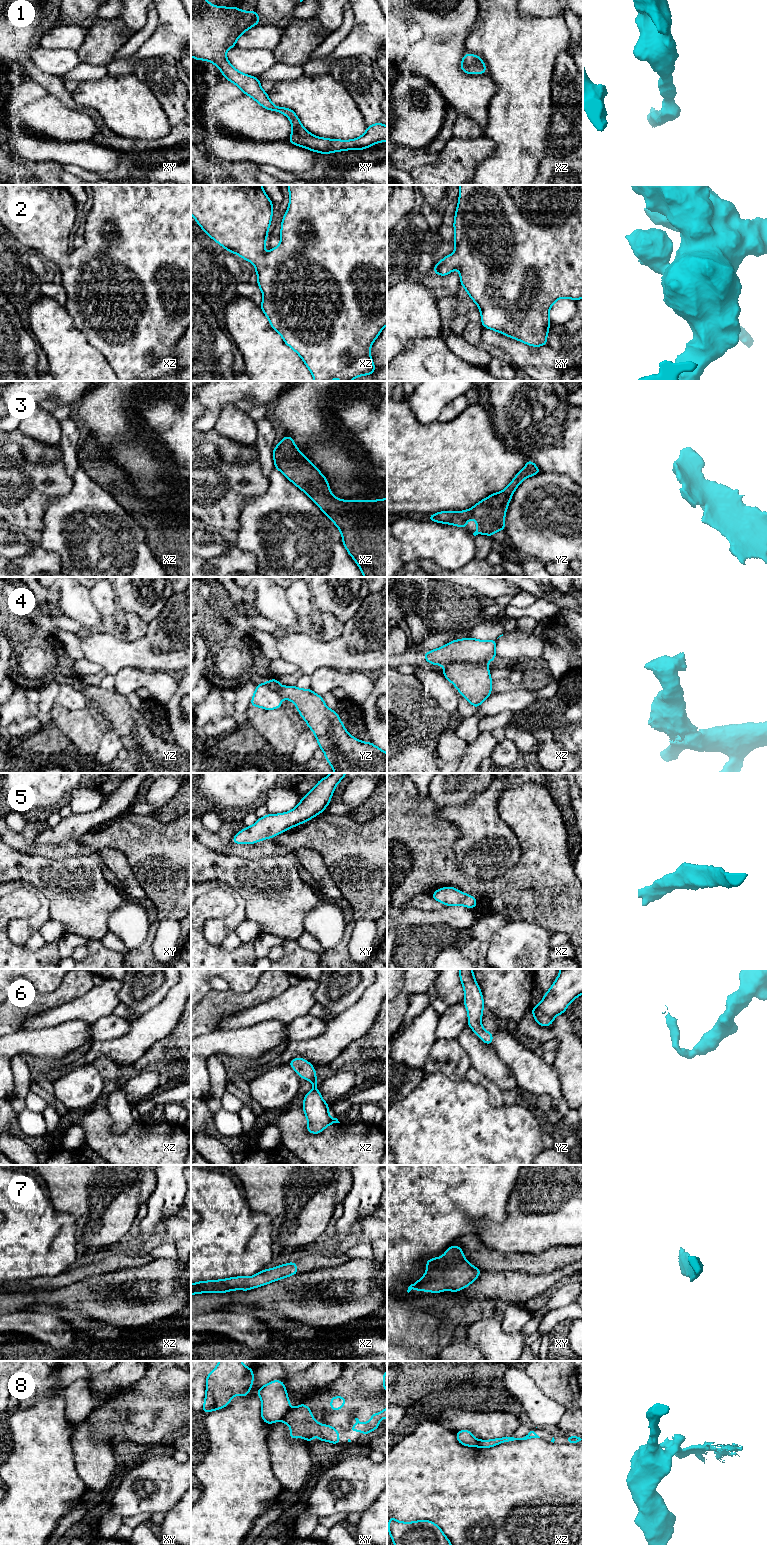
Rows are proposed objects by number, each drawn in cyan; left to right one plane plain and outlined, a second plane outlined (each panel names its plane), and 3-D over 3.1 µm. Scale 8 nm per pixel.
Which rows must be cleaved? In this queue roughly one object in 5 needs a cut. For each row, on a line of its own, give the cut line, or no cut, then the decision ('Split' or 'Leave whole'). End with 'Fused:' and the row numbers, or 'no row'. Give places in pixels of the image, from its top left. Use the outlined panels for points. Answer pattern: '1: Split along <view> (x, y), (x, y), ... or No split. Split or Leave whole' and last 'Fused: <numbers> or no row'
1: No split. Leave whole
2: No split. Leave whole
3: No split. Leave whole
4: No split. Leave whole
5: No split. Leave whole
6: No split. Leave whole
7: No split. Leave whole
8: Split along xy (290, 1408), (281, 1420). Split
Fused: 8

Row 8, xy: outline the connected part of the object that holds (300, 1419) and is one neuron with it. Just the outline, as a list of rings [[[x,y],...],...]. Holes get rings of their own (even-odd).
[[[304,1403],[295,1408],[290,1408],[282,1421],[291,1427],[288,1436],[292,1439],[303,1437],[308,1444],[311,1444],[312,1438],[317,1435],[319,1437],[318,1442],[327,1441],[332,1444],[342,1444],[339,1440],[339,1430],[315,1421],[310,1408]]]

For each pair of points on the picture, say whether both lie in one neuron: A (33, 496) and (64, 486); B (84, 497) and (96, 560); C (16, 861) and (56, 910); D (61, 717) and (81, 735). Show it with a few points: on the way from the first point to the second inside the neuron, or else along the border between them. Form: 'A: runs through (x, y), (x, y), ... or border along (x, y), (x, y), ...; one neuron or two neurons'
A: runs through (41, 488), (56, 486); one neuron
B: runs through (88, 513), (88, 528), (96, 538), (96, 544); one neuron
C: runs through (30, 868), (56, 893), (56, 896); one neuron
D: runs through (66, 720), (76, 730); one neuron

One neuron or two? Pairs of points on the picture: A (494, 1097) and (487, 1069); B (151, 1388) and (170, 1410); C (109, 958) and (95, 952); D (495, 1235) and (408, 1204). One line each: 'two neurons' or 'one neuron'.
A: two neurons
B: two neurons
C: one neuron
D: two neurons

